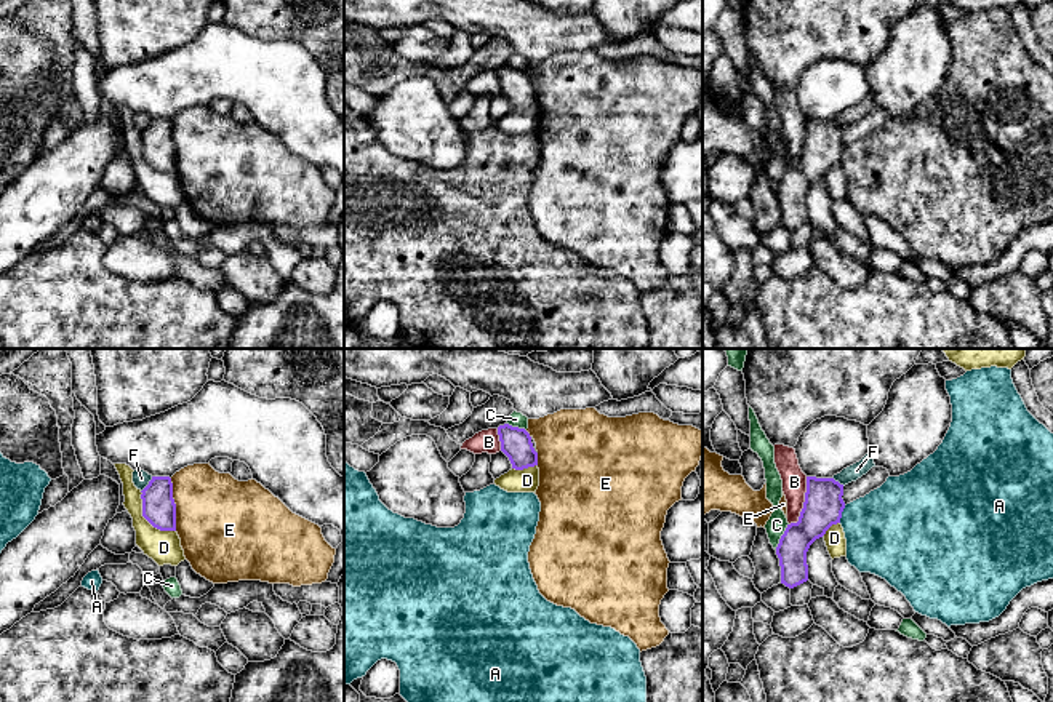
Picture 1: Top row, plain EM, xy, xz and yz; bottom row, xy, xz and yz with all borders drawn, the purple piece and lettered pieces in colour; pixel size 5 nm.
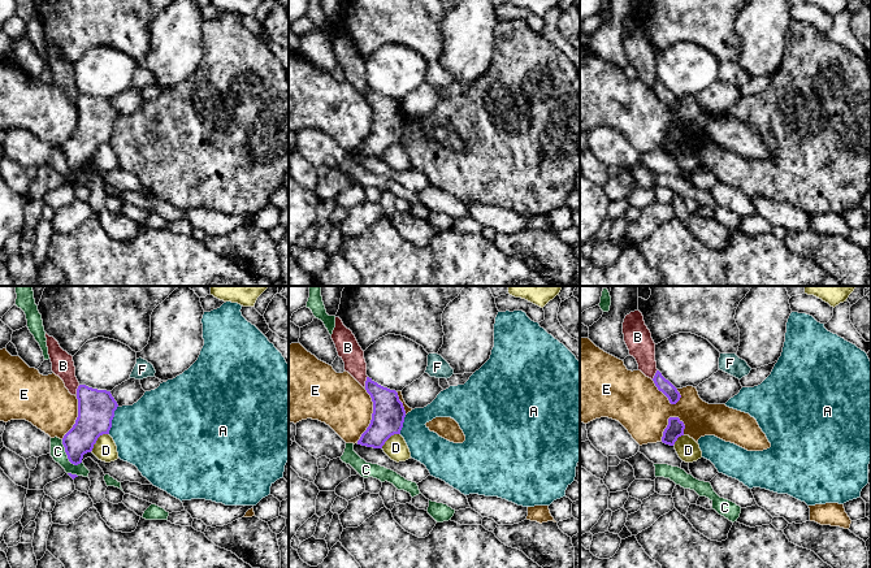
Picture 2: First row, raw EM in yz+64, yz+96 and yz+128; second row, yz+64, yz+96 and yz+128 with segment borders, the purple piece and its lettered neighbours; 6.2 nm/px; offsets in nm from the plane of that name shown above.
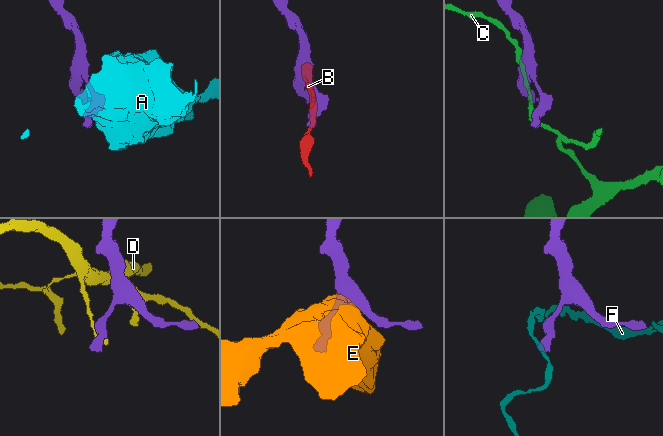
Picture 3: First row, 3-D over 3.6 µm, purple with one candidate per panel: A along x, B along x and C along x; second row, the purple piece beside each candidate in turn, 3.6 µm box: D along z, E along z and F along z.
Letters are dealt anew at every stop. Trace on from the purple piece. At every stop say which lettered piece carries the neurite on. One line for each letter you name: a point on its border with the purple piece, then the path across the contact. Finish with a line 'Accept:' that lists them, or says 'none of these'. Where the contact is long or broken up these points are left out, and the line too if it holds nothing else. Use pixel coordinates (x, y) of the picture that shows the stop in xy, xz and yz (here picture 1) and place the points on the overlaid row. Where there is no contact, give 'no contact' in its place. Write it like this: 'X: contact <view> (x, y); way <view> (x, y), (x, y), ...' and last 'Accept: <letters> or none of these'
Accept: none of these

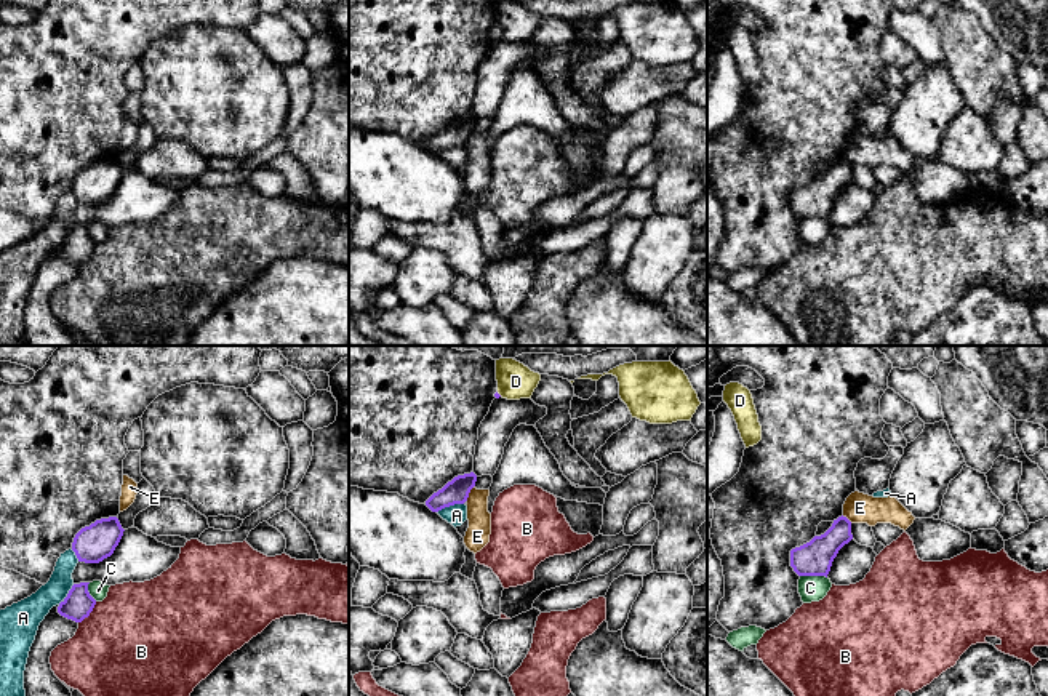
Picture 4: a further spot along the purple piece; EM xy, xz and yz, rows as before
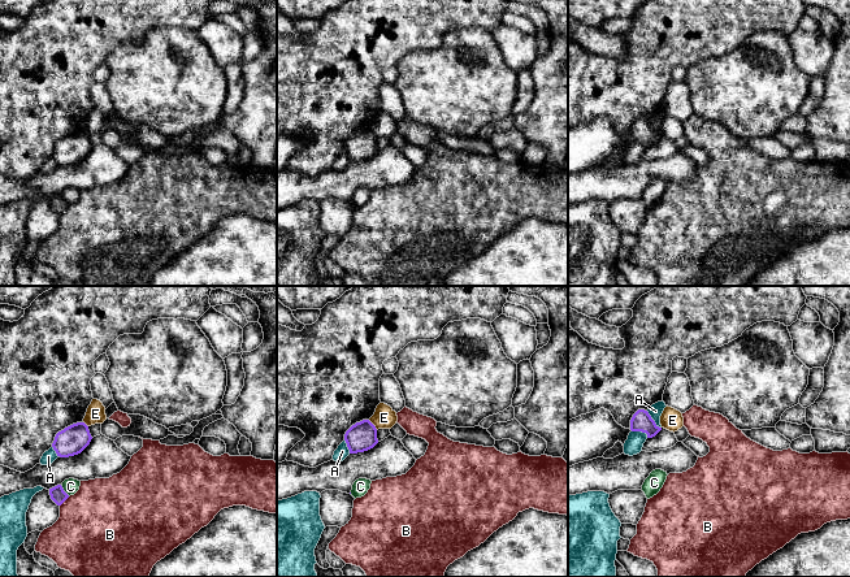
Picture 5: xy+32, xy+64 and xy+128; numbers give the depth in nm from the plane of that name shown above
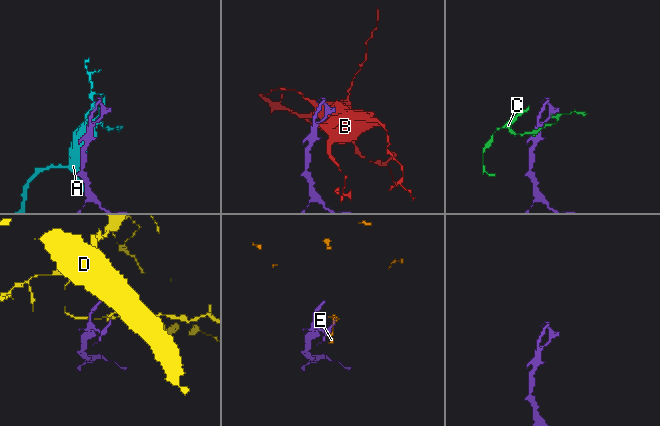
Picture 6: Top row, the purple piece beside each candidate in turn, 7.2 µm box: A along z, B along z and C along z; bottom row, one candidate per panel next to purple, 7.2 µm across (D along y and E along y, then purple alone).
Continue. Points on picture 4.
Accept: none of these

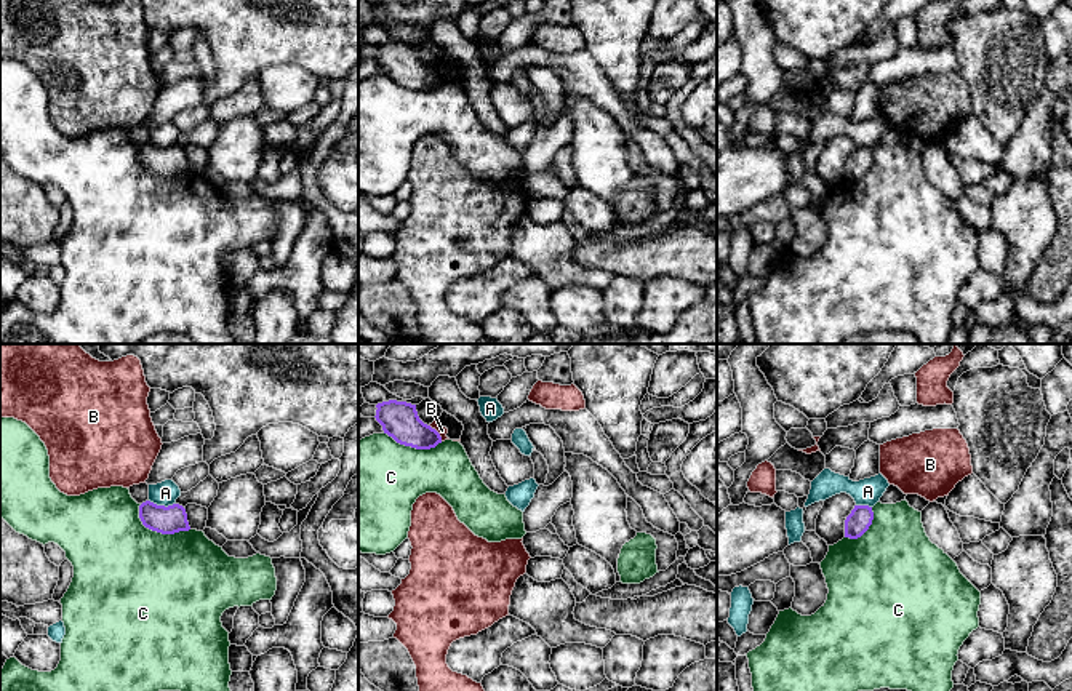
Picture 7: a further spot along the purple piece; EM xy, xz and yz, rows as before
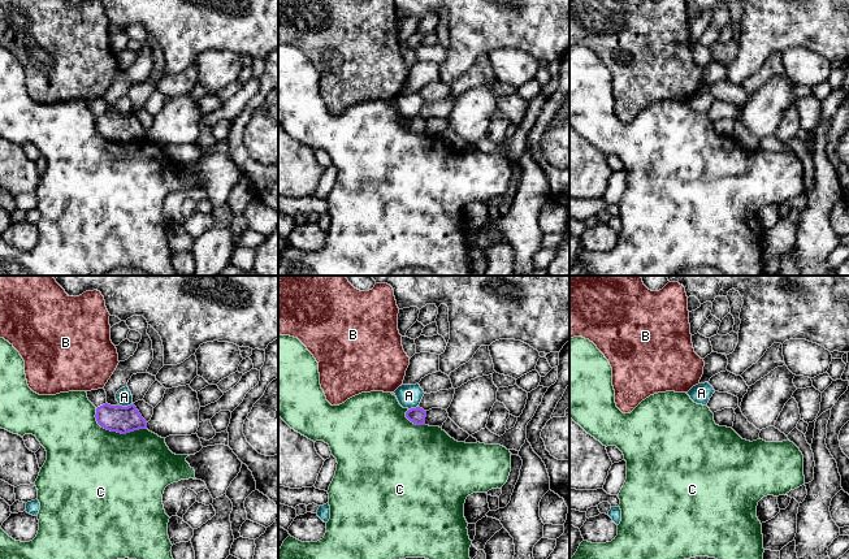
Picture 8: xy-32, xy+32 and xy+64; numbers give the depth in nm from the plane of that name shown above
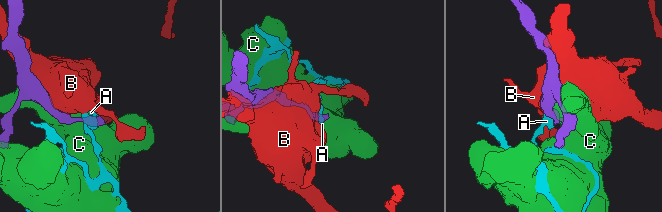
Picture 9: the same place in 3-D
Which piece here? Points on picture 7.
Accept: none of these

